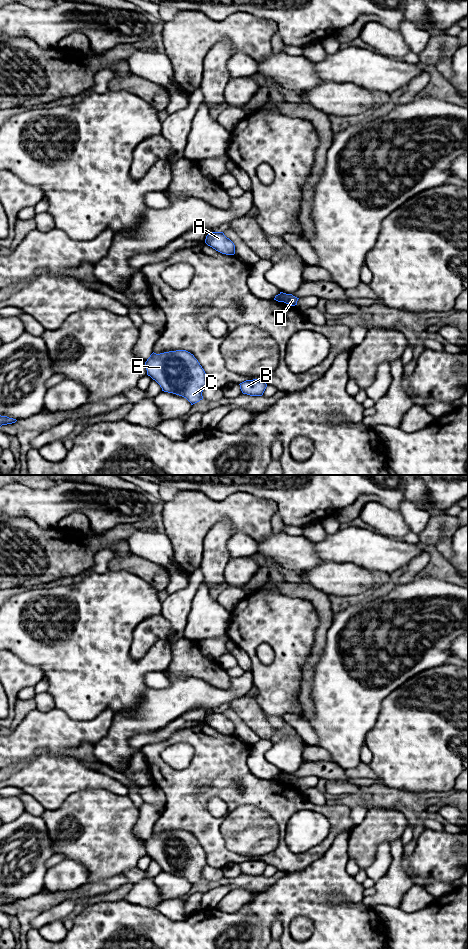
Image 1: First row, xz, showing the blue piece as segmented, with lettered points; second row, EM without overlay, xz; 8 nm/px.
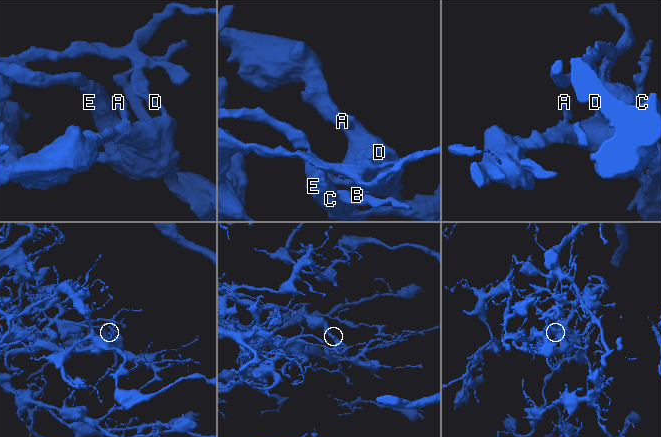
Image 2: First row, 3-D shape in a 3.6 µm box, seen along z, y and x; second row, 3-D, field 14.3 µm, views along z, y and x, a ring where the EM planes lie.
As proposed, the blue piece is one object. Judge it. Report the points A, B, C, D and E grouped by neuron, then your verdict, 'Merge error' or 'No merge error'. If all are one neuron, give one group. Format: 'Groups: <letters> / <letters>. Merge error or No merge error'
Groups: A B D / C E. Merge error

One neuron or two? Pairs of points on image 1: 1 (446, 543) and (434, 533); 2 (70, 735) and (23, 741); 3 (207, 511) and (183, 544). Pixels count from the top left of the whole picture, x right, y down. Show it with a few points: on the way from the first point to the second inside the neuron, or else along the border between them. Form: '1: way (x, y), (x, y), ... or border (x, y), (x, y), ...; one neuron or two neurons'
1: border (451, 532), (442, 528), (441, 537), (434, 544); two neurons
2: way (58, 735), (35, 735); one neuron
3: way (199, 519), (187, 531), (187, 536); one neuron

